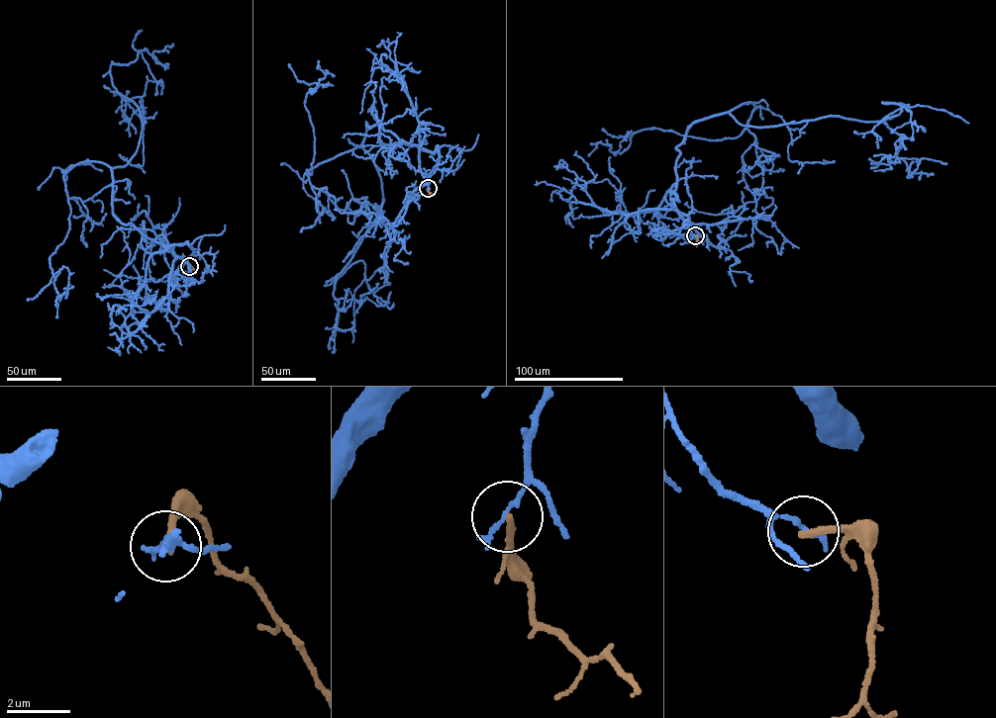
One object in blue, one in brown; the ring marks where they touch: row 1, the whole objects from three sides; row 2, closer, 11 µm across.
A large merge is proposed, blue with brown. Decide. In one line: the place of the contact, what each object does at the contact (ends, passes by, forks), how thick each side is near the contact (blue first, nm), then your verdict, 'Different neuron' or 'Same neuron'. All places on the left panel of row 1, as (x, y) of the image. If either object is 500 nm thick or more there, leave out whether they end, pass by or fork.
Place: (189, 266). At the ring blue ends. At the ring brown ends. Thickness 170 nm (blue) against 240 nm. Different neuron

